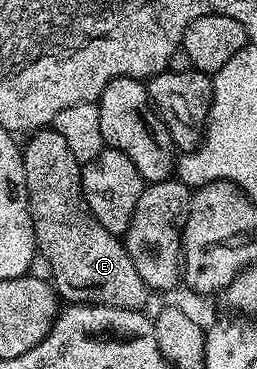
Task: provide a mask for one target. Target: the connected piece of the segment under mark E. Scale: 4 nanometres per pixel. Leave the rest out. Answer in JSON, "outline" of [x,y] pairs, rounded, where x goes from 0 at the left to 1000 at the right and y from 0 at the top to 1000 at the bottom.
{"outline":[[[156,350],[117,369],[101,390],[86,390],[89,455],[97,458],[97,491],[113,523],[113,556],[121,558],[121,596],[136,623],[136,667],[148,688],[171,696],[202,718],[202,751],[214,797],[233,813],[265,824],[374,821],[412,832],[467,832],[506,843],[537,843],[568,835],[580,783],[564,762],[549,762],[549,740],[502,696],[482,650],[467,640],[424,631],[377,588],[346,566],[346,556],[323,531],[323,458],[304,431],[268,404],[253,371],[210,350]]]}

